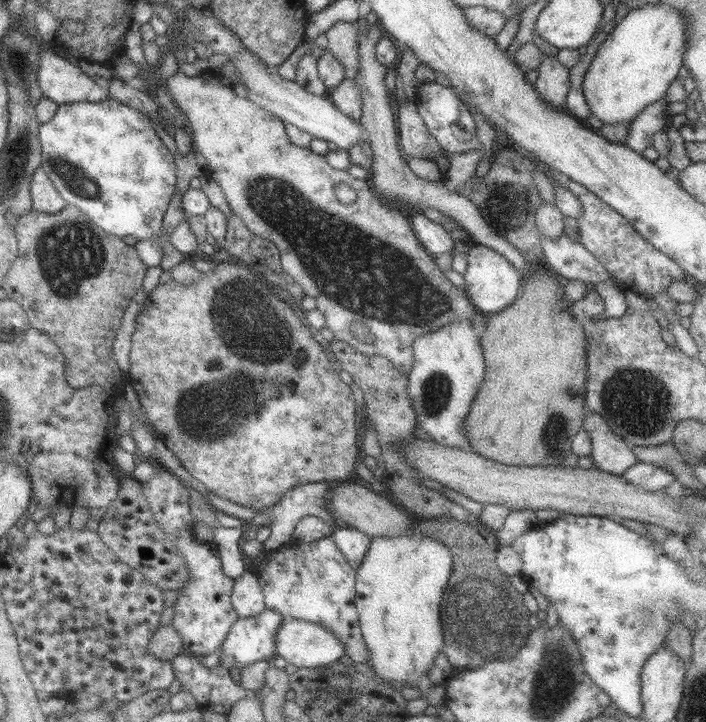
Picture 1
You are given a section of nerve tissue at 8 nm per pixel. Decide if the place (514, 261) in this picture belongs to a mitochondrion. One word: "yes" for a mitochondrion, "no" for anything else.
no

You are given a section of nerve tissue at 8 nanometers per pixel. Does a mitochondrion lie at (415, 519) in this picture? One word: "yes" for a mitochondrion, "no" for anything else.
no

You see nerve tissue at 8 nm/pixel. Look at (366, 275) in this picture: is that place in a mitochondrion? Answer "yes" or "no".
yes

